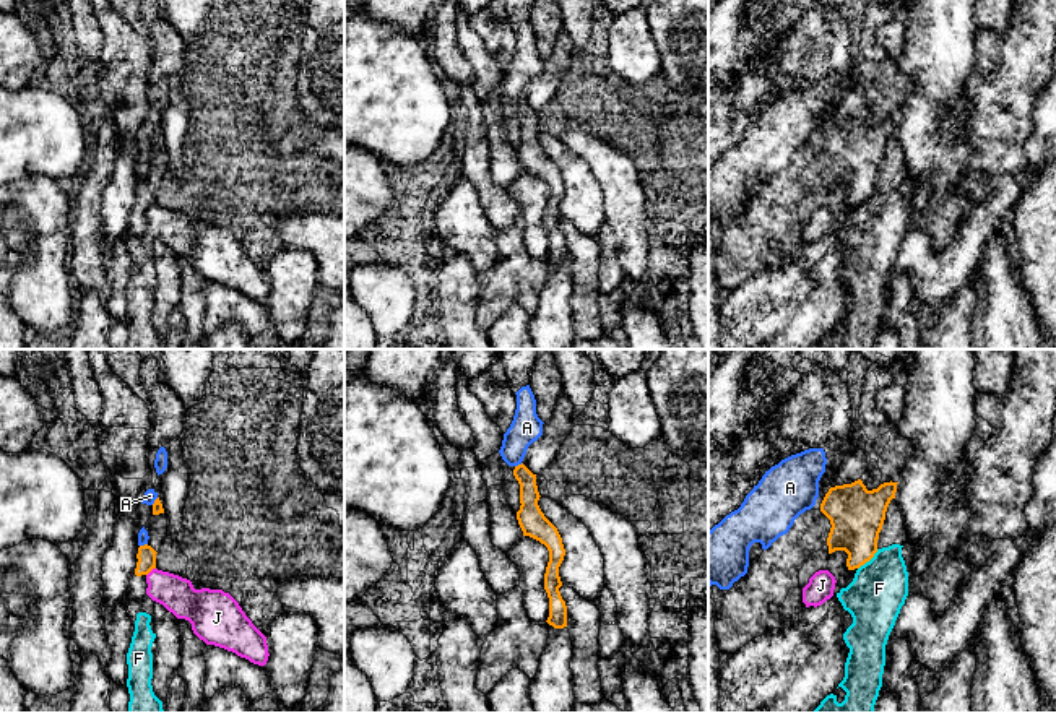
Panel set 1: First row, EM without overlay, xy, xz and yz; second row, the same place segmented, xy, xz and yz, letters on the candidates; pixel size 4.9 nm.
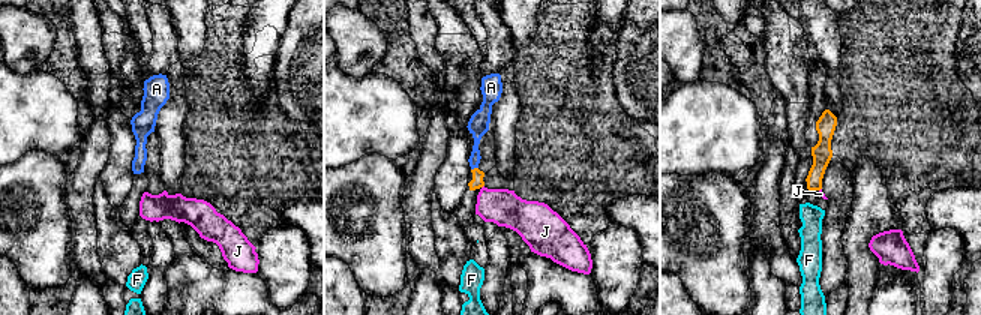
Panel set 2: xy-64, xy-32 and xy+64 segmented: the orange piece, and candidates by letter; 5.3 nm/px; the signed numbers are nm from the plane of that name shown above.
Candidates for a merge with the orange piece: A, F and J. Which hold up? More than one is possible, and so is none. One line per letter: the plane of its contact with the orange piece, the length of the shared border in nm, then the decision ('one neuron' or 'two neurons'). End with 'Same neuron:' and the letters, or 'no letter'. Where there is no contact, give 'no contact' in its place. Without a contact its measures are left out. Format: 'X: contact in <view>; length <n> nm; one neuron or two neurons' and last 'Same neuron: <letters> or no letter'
A: contact in xy; length 40 nm; two neurons
F: contact in yz; length 140 nm; two neurons
J: contact in xy; length 60 nm; two neurons
Same neuron: no letter

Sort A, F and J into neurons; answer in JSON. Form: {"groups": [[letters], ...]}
{"groups": [["A"], ["F", "J"]]}

